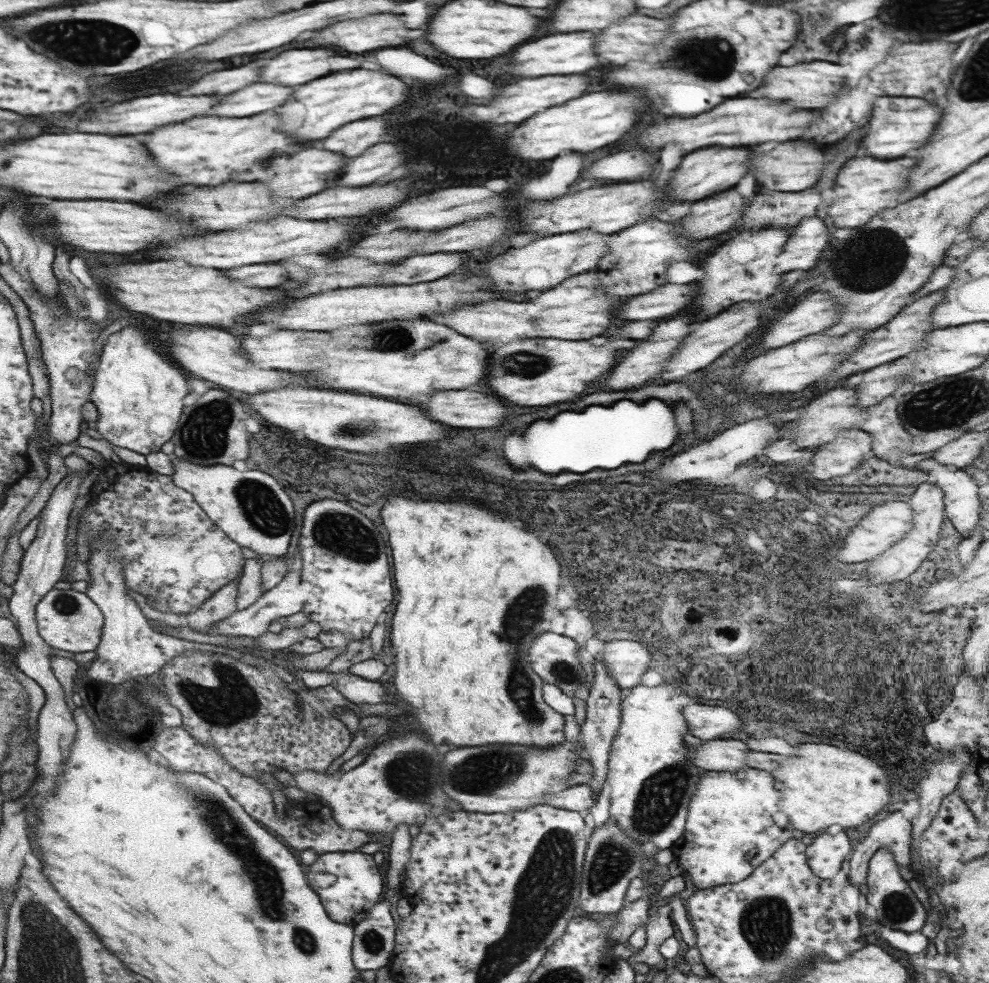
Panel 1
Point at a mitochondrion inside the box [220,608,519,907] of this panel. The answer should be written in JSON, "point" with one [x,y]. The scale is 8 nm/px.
{"point":[410,775]}

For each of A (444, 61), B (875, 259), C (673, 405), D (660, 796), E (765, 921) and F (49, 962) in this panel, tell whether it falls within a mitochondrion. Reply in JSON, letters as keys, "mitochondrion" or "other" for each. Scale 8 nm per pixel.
{"A":"other","B":"mitochondrion","C":"other","D":"mitochondrion","E":"mitochondrion","F":"mitochondrion"}

